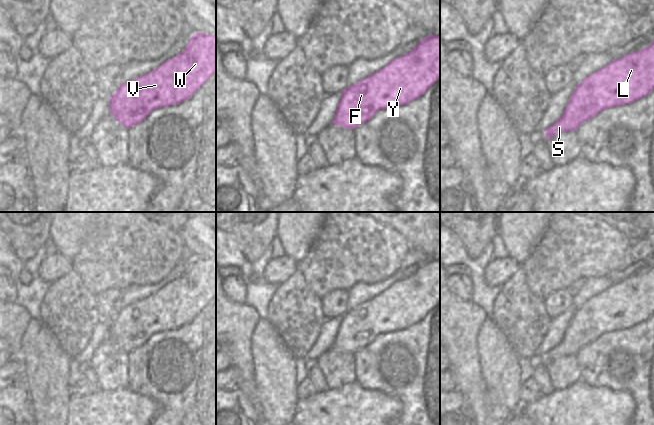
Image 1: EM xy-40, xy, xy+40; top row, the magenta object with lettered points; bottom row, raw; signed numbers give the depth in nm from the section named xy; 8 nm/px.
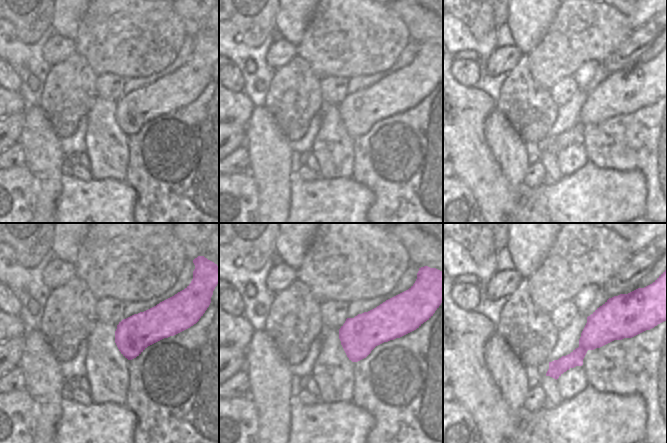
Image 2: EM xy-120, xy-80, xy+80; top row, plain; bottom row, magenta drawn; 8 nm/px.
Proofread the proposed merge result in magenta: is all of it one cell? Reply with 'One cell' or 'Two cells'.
One cell

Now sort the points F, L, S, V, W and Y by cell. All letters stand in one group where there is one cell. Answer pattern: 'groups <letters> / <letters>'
groups F L S V W Y

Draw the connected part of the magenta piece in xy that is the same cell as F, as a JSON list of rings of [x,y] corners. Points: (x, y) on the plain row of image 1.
[[[428,259],[409,277],[344,313],[332,349],[355,353],[381,333],[421,321],[439,303],[440,261]]]

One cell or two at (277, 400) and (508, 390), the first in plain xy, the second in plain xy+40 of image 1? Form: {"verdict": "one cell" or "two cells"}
{"verdict": "one cell"}

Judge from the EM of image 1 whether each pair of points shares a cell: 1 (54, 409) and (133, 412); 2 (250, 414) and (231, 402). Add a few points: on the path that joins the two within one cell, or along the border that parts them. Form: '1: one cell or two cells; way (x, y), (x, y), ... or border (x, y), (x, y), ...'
1: two cells; border (71, 394), (67, 414)
2: one cell; way (243, 407), (240, 396), (237, 395)

